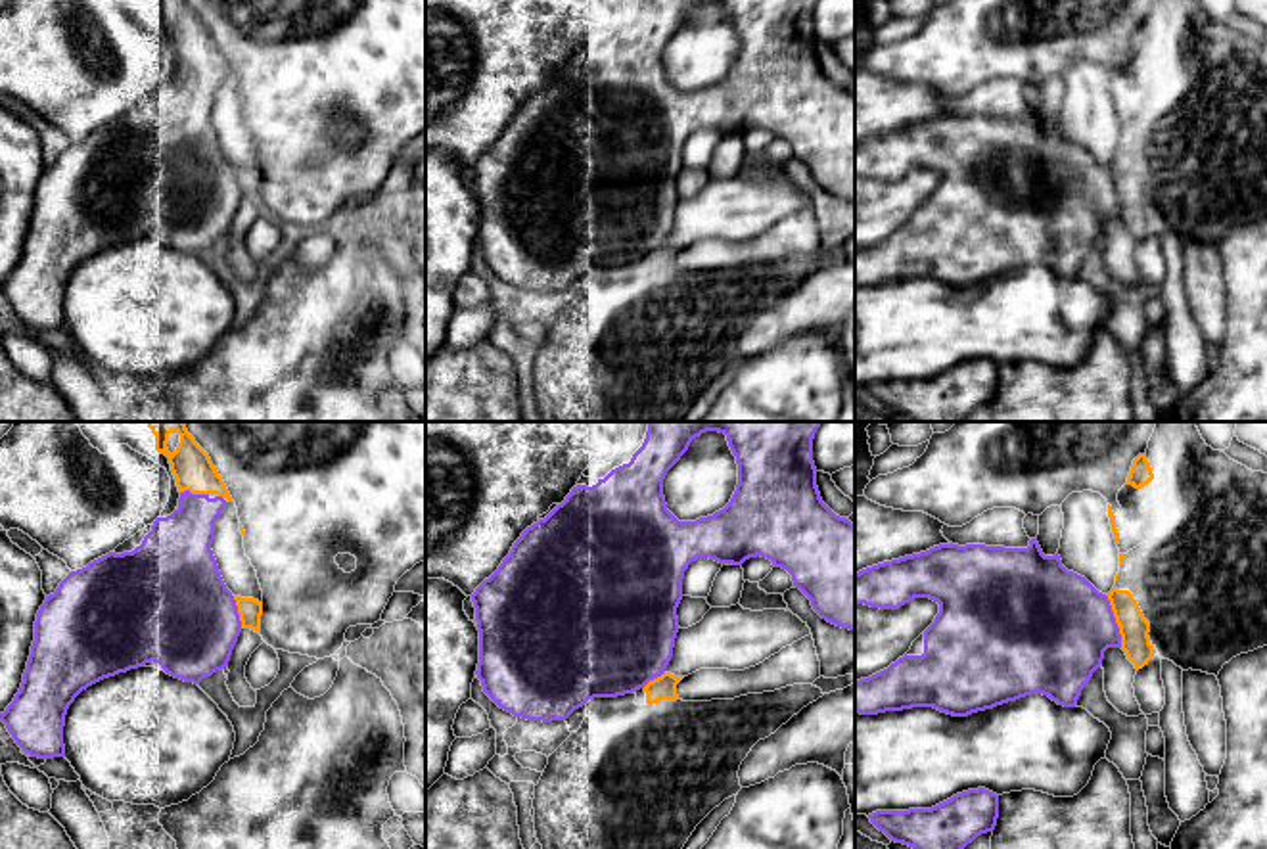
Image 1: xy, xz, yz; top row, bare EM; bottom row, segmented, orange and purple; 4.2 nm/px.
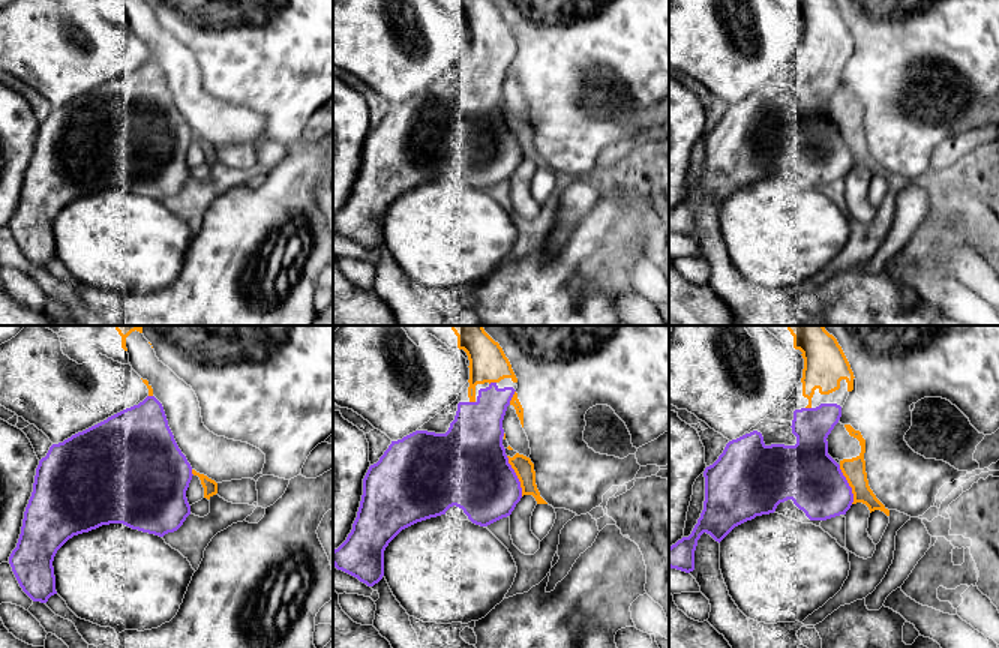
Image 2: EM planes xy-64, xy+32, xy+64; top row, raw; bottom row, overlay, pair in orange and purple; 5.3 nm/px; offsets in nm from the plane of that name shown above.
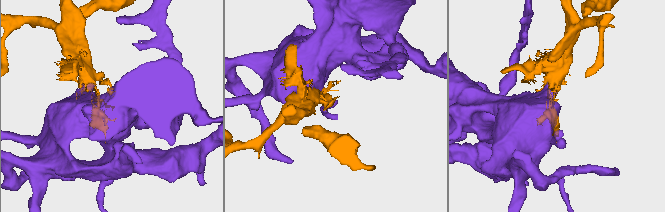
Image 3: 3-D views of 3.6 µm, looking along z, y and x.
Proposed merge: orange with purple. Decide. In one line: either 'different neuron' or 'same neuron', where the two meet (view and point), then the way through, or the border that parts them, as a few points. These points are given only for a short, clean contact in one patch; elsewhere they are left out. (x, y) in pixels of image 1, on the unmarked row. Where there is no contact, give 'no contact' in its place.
same neuron; contact yz (1116, 192)

